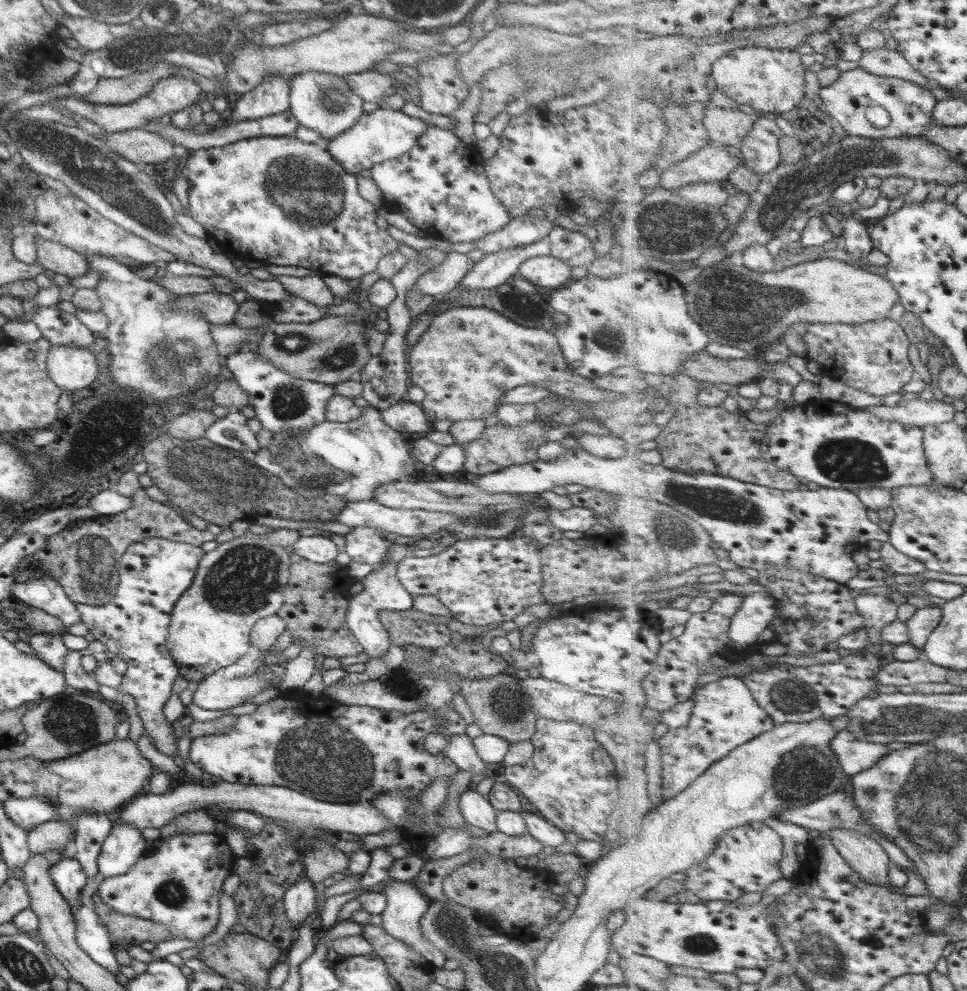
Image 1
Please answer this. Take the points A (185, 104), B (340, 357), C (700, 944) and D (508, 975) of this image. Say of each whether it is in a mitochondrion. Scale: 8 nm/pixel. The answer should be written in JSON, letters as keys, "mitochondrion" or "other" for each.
{"A":"other","B":"mitochondrion","C":"mitochondrion","D":"mitochondrion"}

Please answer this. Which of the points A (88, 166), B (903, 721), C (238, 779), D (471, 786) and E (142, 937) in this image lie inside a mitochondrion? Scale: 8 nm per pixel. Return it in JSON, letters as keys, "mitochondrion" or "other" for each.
{"A":"mitochondrion","B":"mitochondrion","C":"other","D":"other","E":"other"}

